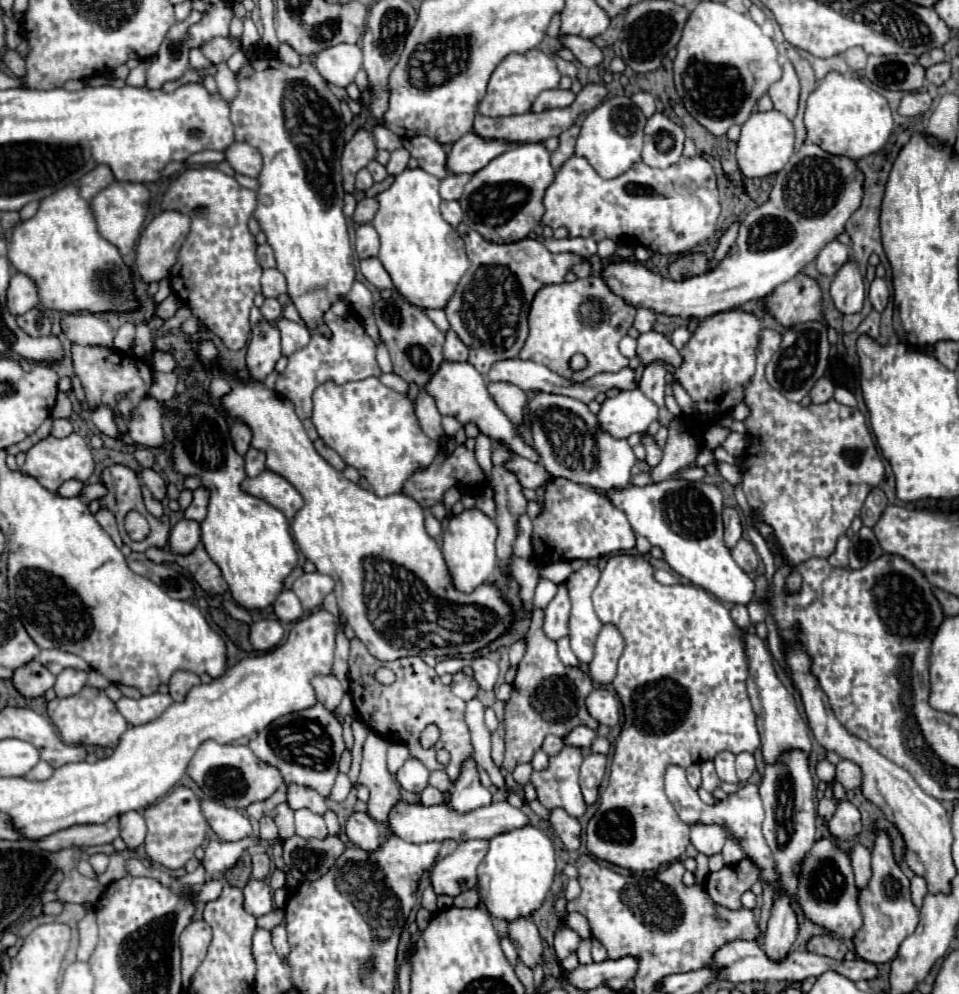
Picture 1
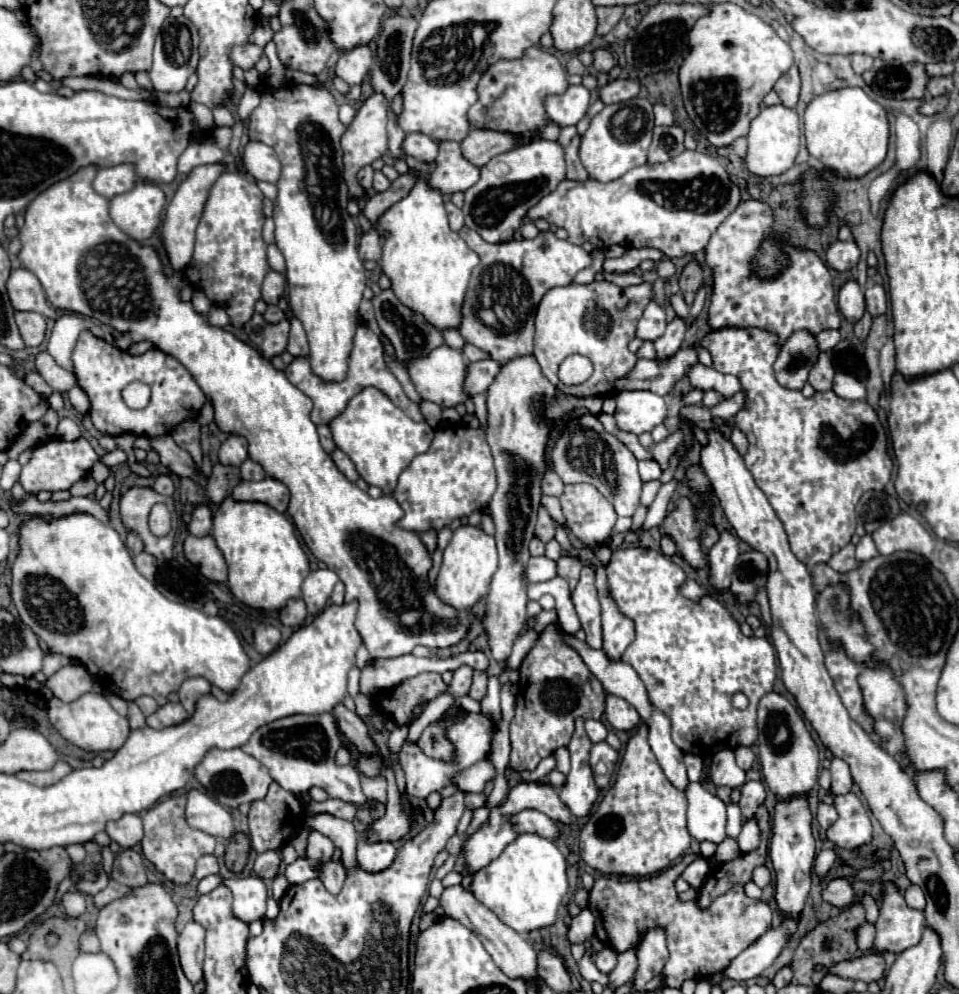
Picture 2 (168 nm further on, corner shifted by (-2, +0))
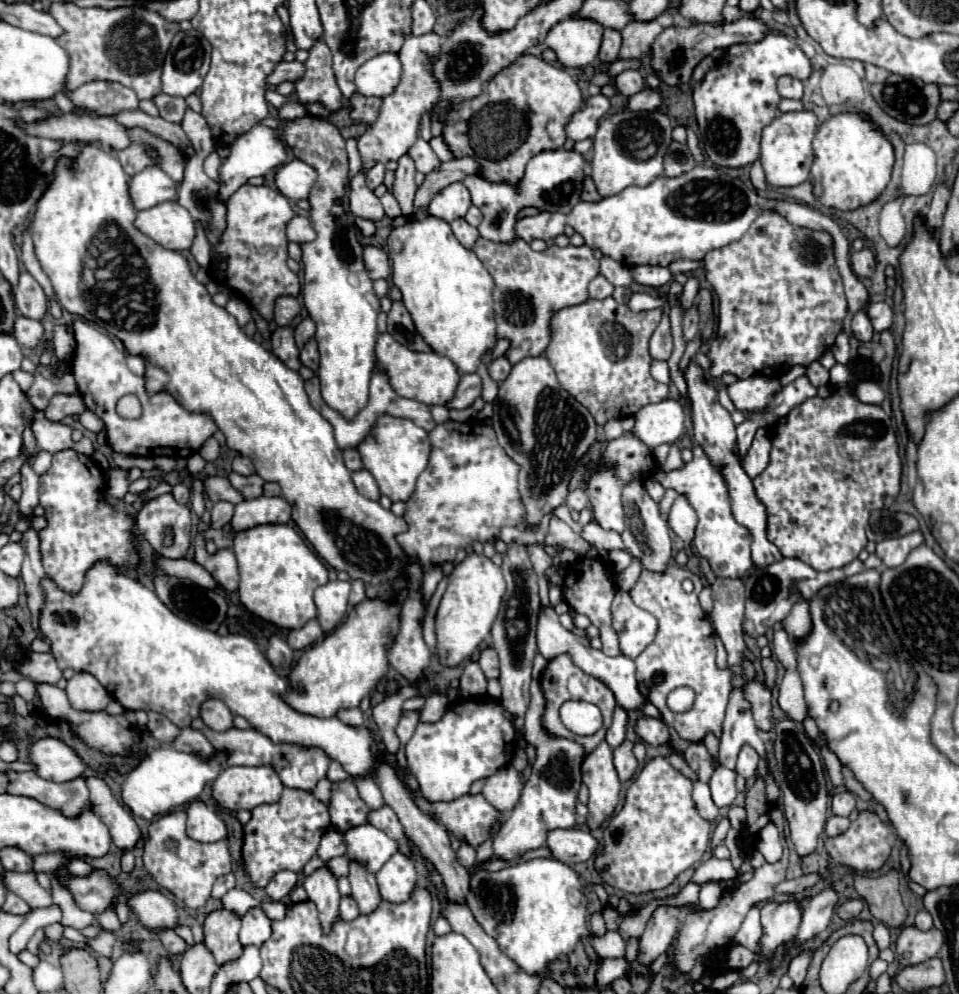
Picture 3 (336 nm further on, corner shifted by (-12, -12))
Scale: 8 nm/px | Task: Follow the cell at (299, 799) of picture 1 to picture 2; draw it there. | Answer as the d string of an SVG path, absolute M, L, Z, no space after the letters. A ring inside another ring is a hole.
M304 814L302 818L302 824L306 828L312 828L312 830L318 830L322 832L324 836L328 836L334 846L338 846L342 850L342 862L344 862L344 868L352 868L356 866L356 842L358 842L358 832L354 830L352 822L348 820L342 820L342 818L336 818L332 814Z

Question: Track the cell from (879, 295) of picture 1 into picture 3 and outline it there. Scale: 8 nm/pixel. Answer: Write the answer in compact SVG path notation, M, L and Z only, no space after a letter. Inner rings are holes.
M870 302L866 314L870 316L870 322L876 332L884 332L892 326L892 308L886 302Z

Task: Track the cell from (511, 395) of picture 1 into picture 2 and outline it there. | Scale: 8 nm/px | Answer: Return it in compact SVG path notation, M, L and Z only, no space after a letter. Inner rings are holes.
M522 356L504 364L496 380L488 388L488 444L494 456L498 488L488 504L496 526L498 570L486 598L486 634L492 656L508 660L512 642L520 636L526 620L526 564L530 558L528 542L534 536L536 512L540 506L540 480L546 472L544 446L552 424L578 408L580 400L556 390L540 372L534 356Z

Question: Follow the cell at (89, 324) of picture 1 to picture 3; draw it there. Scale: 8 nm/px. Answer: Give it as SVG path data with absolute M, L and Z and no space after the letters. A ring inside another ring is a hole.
M28 272L20 274L20 282L14 288L14 302L22 316L34 318L34 320L42 320L42 316L48 310L48 298L44 290Z

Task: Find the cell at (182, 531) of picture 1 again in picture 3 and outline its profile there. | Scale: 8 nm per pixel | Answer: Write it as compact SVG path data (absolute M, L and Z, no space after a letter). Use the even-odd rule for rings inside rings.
M216 502L212 508L212 528L224 528L234 514L234 506L230 502Z

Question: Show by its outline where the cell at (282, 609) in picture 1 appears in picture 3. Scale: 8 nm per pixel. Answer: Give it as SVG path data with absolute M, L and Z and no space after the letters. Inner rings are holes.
M310 620L306 626L302 626L298 630L290 630L290 634L288 634L288 644L292 650L304 650L320 640L324 640L324 632L322 632L318 620Z

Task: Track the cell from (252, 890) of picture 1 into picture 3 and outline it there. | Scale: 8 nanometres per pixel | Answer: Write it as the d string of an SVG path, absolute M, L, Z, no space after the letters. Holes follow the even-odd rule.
M252 908L248 910L244 916L242 916L242 928L240 928L240 944L242 946L260 946L264 944L270 934L272 934L272 928L270 928L272 920L260 910L260 908Z

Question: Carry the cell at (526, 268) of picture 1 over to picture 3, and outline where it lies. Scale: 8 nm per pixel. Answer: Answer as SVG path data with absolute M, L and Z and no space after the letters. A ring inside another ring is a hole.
M478 238L474 254L492 274L496 282L494 310L498 338L508 338L510 348L506 358L516 364L526 356L540 356L550 344L552 316L568 306L588 300L588 284L600 272L600 262L592 256L592 248L582 246L548 246L544 252L534 252L524 240L514 244L494 244L492 240Z

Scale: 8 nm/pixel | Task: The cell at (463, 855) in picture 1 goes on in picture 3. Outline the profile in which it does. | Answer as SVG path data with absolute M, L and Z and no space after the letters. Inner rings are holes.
M538 680L530 686L530 708L526 712L526 724L524 724L524 738L528 744L536 748L536 760L532 764L530 778L524 784L524 792L520 796L520 802L508 816L508 820L502 824L498 834L494 836L494 856L500 860L518 860L522 852L540 848L546 844L546 832L552 830L566 830L574 828L576 824L576 802L578 792L582 786L582 760L584 760L584 748L576 740L566 740L560 736L550 736L546 728L542 728L542 712L546 706L546 698L542 696L542 688Z

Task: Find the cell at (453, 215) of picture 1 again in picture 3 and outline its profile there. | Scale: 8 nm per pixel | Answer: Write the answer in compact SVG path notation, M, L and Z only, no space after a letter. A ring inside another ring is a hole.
M464 218L454 220L454 222L450 224L450 228L452 228L452 232L454 232L456 240L458 240L464 248L472 248L472 246L474 246L474 242L478 240L478 230L476 230L474 226L470 226Z

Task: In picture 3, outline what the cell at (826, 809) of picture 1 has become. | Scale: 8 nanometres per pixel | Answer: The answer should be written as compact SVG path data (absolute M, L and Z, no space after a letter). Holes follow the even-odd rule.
M830 816L826 822L826 836L838 836L848 828L850 820L848 818L840 818L840 816Z

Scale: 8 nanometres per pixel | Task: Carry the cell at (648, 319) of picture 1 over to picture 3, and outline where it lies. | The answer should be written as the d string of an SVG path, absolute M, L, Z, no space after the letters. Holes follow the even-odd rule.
M662 316L662 322L654 330L650 338L650 356L654 360L668 360L672 354L672 334L670 334L670 320Z

